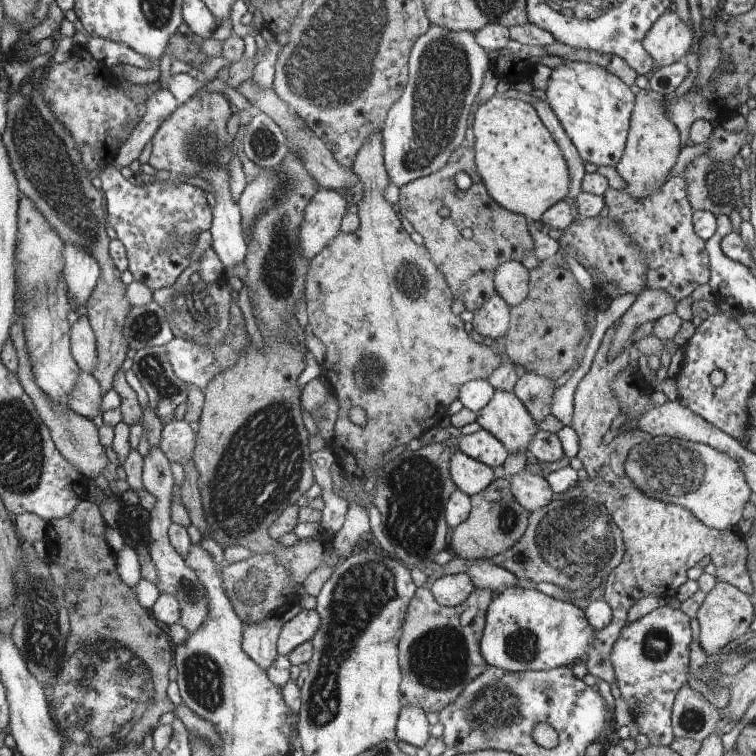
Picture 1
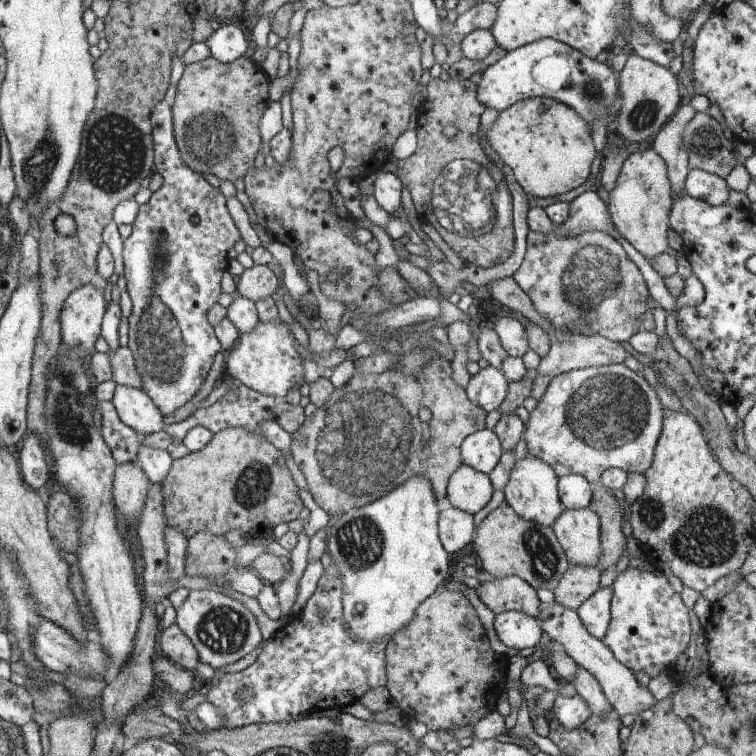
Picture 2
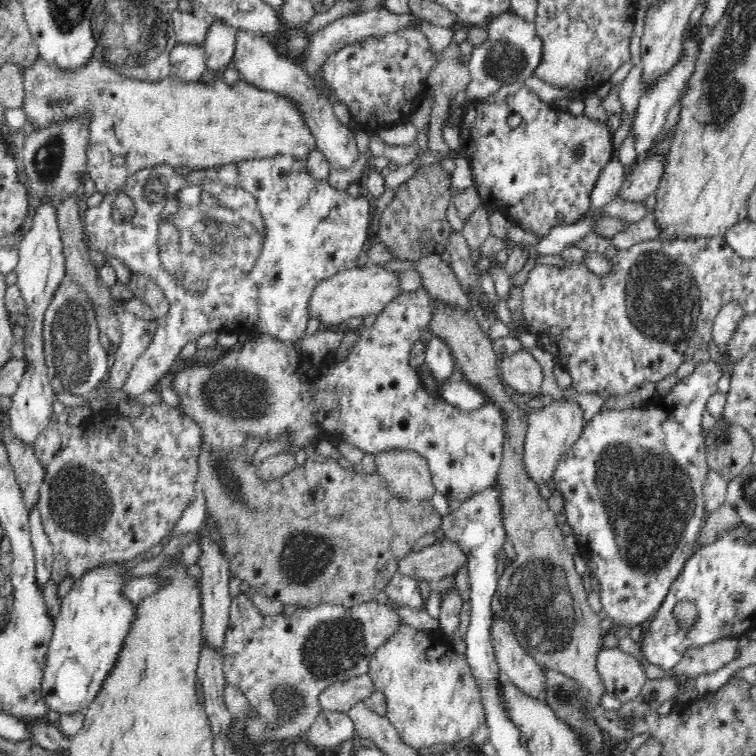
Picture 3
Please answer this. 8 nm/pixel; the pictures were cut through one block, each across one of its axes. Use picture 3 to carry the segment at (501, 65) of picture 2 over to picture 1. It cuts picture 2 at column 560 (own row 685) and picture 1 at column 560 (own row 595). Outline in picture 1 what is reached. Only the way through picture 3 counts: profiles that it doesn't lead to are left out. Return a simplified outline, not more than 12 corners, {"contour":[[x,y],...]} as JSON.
{"contour":[[597,64],[552,70],[546,102],[586,163],[620,162],[636,104]]}

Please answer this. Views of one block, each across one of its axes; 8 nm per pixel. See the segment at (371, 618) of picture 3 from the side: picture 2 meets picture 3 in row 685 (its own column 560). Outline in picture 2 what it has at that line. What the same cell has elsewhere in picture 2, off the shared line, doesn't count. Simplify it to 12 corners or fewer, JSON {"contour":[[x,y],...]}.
{"contour":[[529,231],[513,280],[554,331],[618,343],[650,294],[617,241]]}

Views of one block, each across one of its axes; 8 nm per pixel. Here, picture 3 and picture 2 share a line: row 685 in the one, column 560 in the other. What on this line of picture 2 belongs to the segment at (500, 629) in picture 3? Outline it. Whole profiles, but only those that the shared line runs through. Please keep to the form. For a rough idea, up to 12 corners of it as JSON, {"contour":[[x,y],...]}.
{"contour":[[566,509],[552,526],[569,565],[600,559],[601,521]]}

